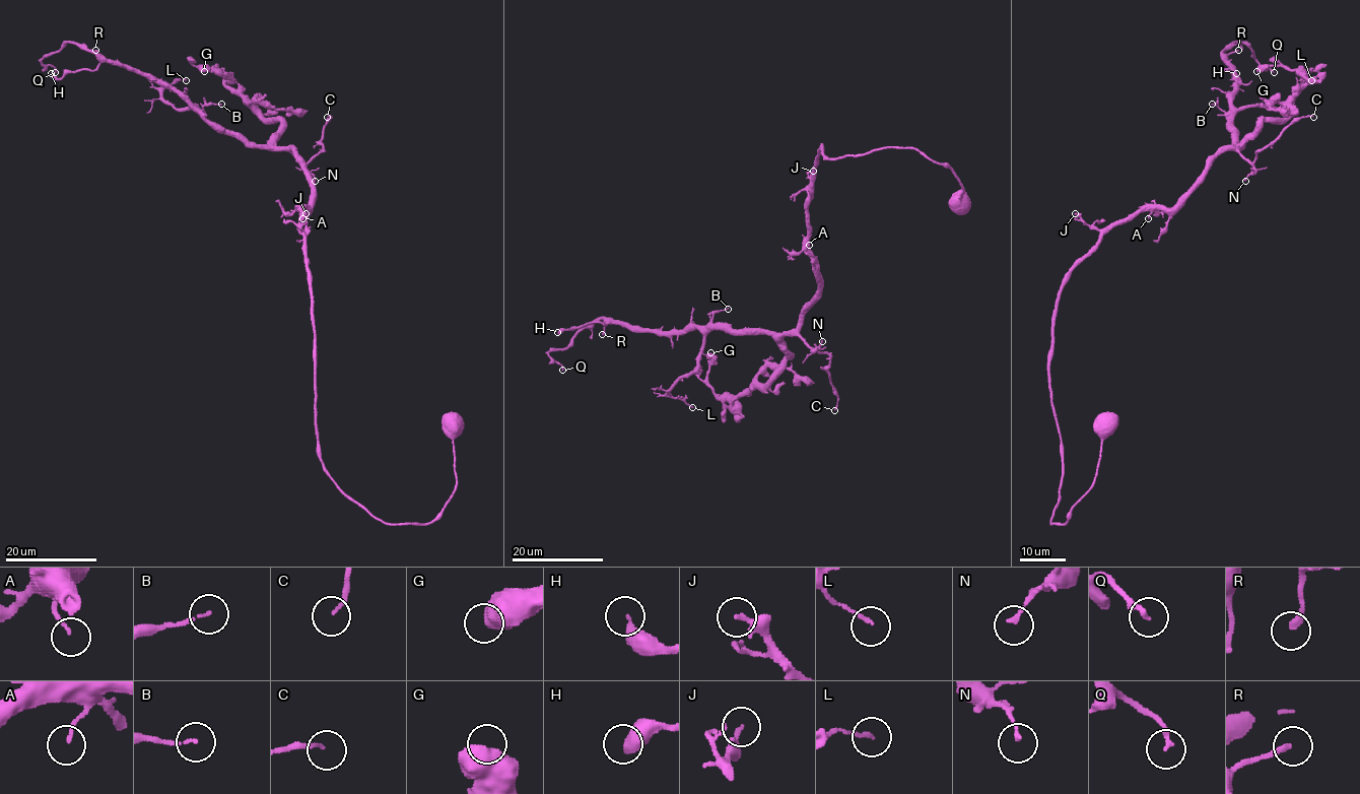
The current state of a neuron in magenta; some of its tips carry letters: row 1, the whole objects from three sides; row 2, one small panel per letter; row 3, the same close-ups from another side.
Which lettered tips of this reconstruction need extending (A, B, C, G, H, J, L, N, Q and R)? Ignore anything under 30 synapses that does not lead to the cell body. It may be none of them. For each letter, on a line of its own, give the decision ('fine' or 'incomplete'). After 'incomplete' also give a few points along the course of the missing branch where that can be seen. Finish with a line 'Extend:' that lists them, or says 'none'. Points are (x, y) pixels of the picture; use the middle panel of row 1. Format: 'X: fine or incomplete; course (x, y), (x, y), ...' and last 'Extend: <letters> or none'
A: fine
B: fine
C: fine
G: fine
H: fine
J: fine
L: fine
N: fine
Q: fine
R: fine
Extend: none

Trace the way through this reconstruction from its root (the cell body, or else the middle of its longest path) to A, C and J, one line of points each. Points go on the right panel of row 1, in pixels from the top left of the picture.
A: (1105, 422), (1092, 488), (1050, 523), (1063, 475), (1049, 383), (1058, 292), (1113, 225), (1148, 218)
C: (1105, 422), (1092, 488), (1050, 523), (1066, 275), (1113, 225), (1171, 209), (1222, 152), (1250, 163), (1313, 117)
J: (1105, 422), (1092, 488), (1050, 523), (1063, 475), (1054, 311), (1100, 235), (1075, 213)

